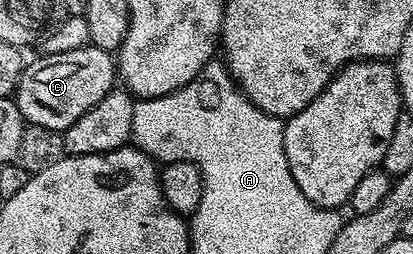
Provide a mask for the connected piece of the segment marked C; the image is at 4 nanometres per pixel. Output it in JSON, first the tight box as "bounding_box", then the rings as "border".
{"bounding_box":[16,44,116,133],"border":[[[85,44],[80,50],[68,50],[68,54],[39,57],[23,67],[16,89],[18,109],[27,124],[48,126],[48,130],[63,133],[76,118],[84,118],[84,114],[116,86],[115,57],[94,44]]]}

